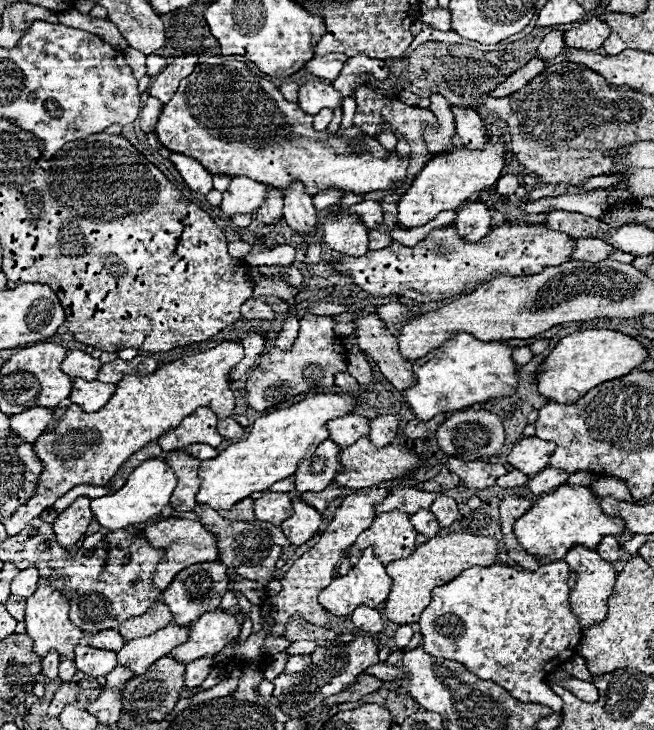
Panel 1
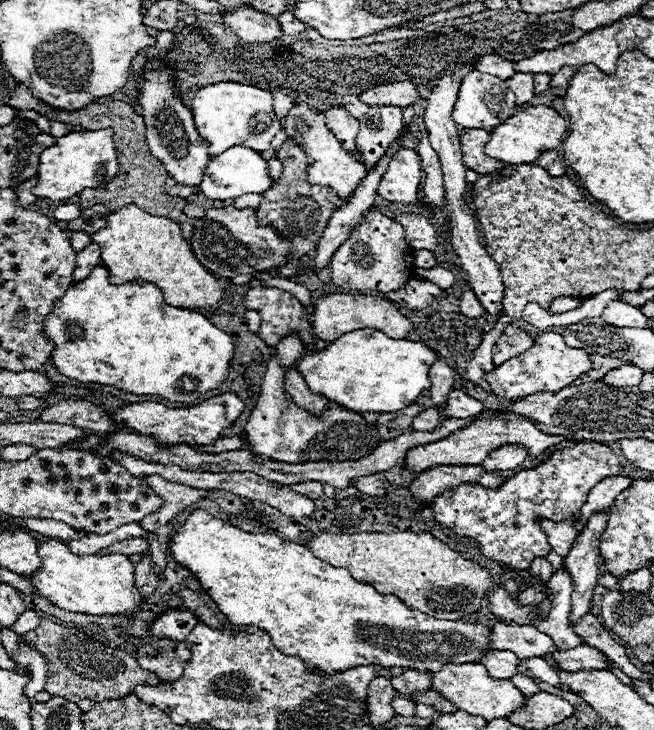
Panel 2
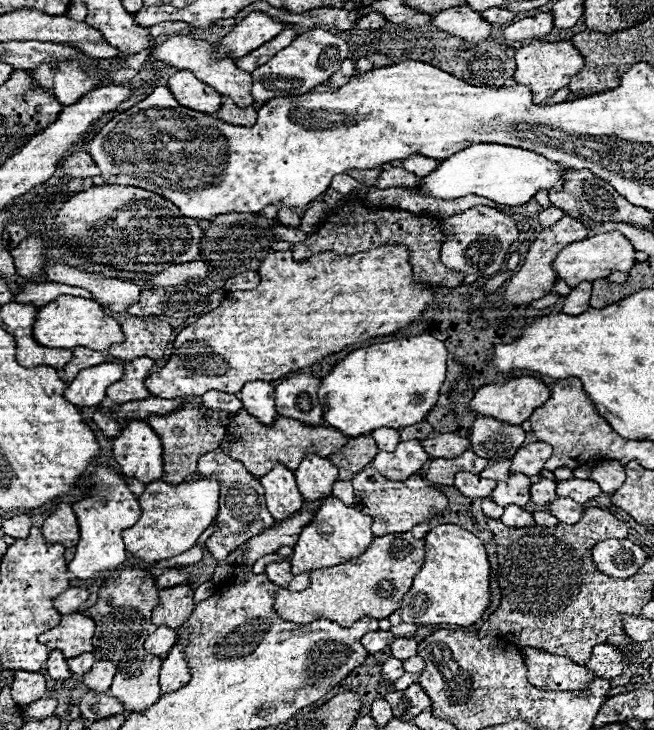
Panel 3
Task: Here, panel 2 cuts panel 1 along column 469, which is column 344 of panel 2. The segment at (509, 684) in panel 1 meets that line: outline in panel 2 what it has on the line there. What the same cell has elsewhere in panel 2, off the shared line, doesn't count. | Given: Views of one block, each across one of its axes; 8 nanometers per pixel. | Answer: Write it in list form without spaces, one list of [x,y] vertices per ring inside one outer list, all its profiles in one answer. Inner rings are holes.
[[[194,510],[186,522],[182,522],[178,528],[176,528],[176,536],[170,540],[170,552],[172,552],[172,558],[188,568],[194,578],[200,582],[202,590],[216,602],[216,606],[220,608],[220,612],[236,626],[258,626],[260,630],[266,630],[268,636],[272,638],[272,644],[286,656],[300,656],[308,668],[318,668],[326,674],[330,672],[342,672],[346,668],[352,668],[352,666],[366,666],[366,664],[382,664],[382,666],[404,666],[404,668],[422,668],[422,670],[430,670],[430,672],[436,672],[438,668],[442,668],[444,664],[462,664],[466,660],[478,660],[478,654],[484,652],[484,650],[490,650],[488,648],[488,632],[490,628],[484,626],[484,624],[478,624],[478,622],[462,622],[462,620],[438,620],[438,618],[432,618],[432,616],[424,616],[422,612],[418,610],[410,610],[402,600],[398,600],[396,596],[390,596],[390,594],[378,594],[370,584],[360,584],[356,582],[350,572],[346,568],[334,568],[326,562],[322,562],[320,558],[316,558],[308,548],[296,544],[296,542],[290,542],[290,540],[284,540],[276,534],[252,534],[252,532],[244,532],[228,522],[222,522],[214,516],[210,516],[206,510]]]

